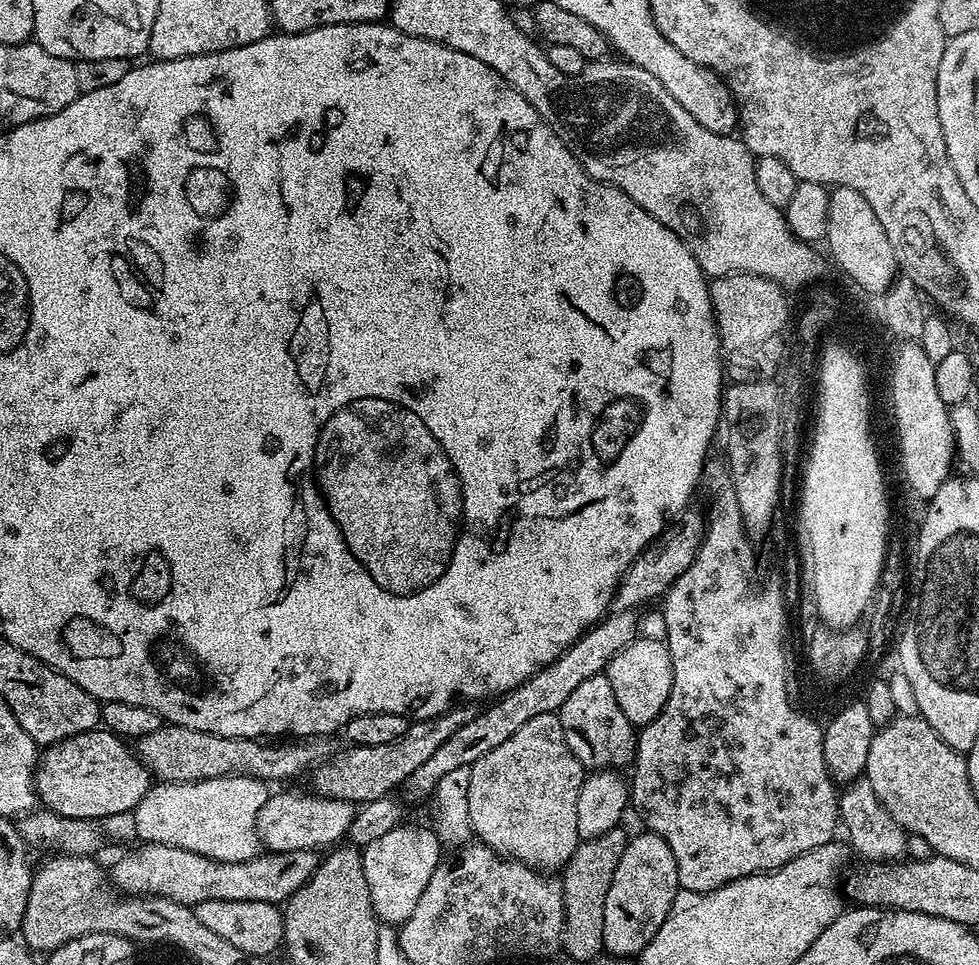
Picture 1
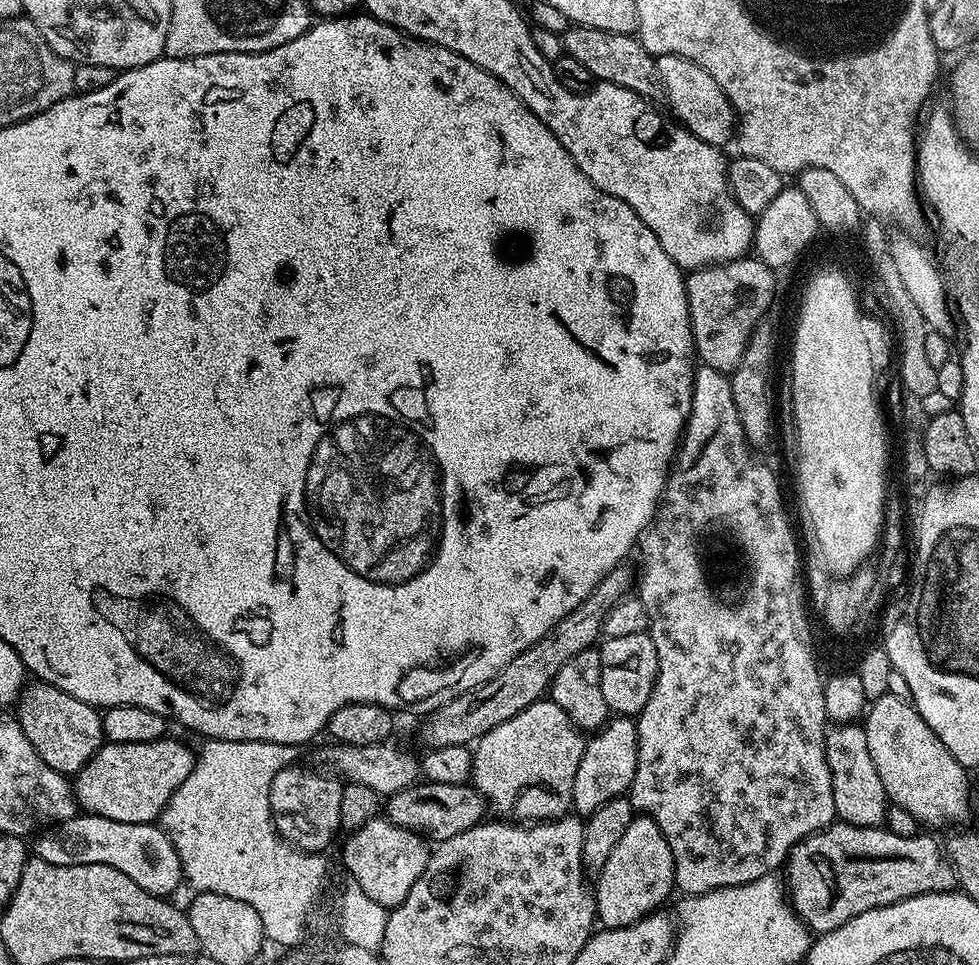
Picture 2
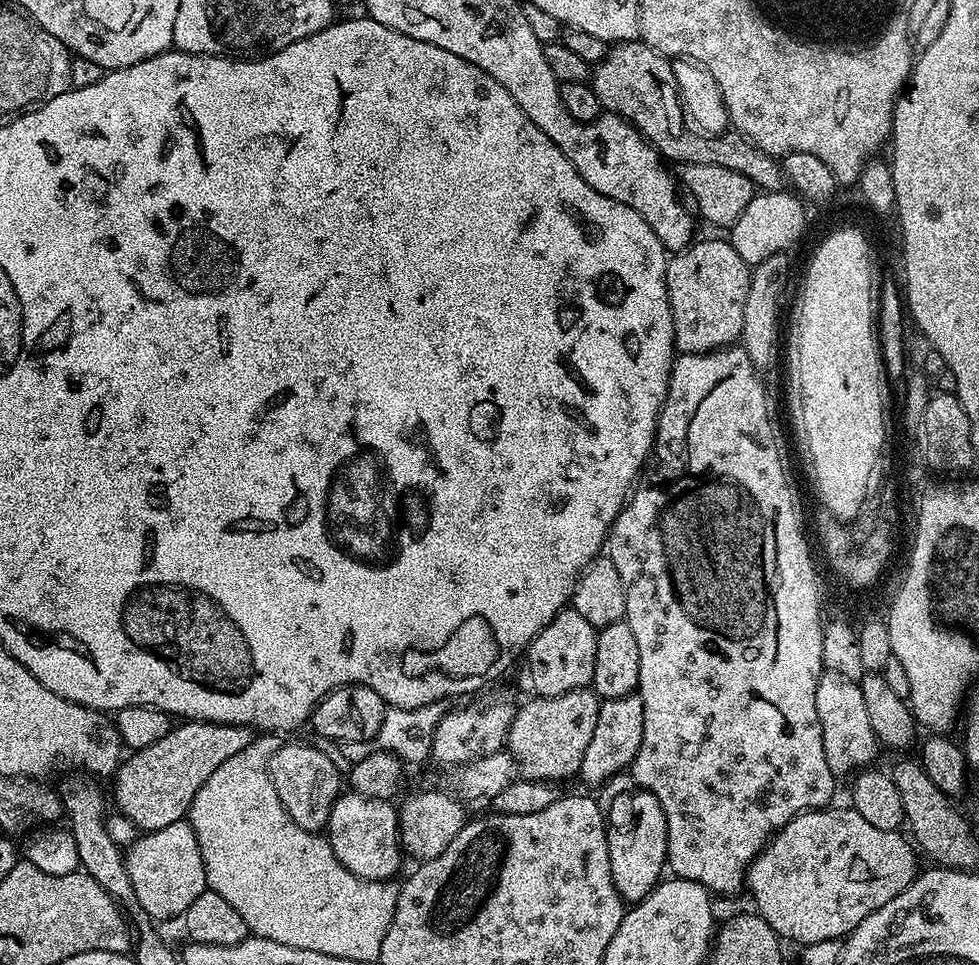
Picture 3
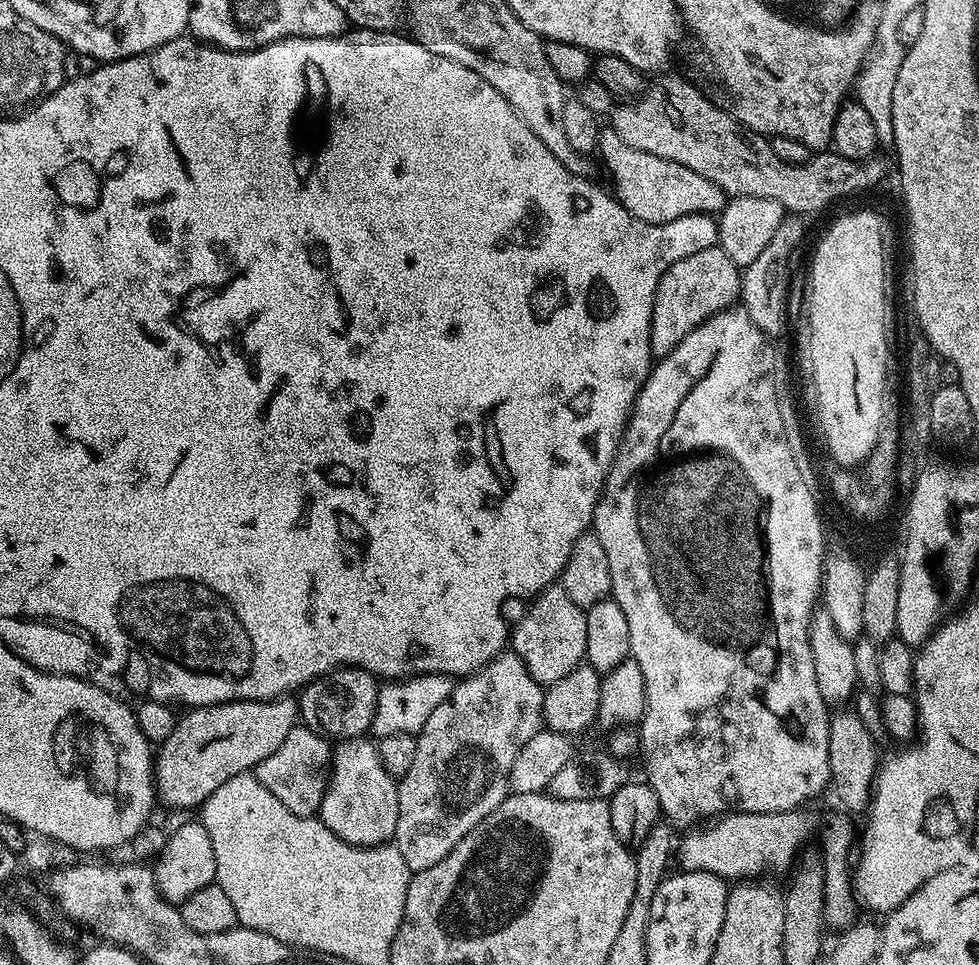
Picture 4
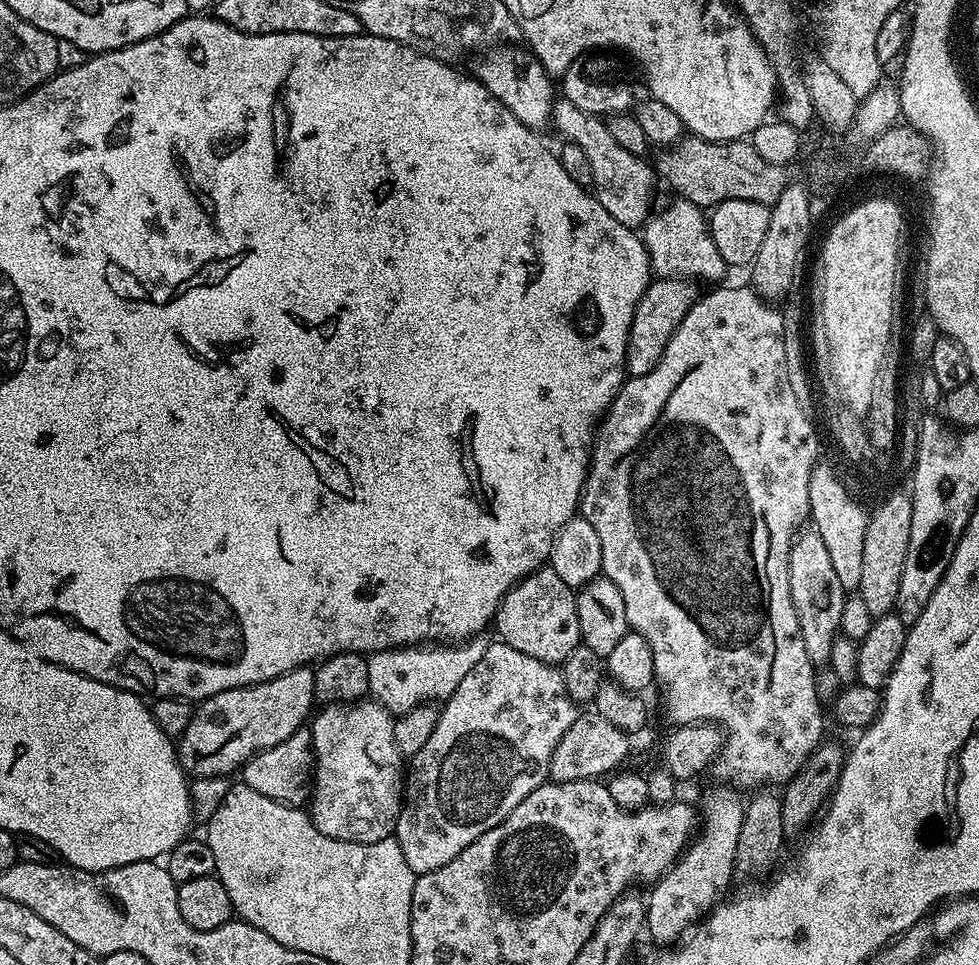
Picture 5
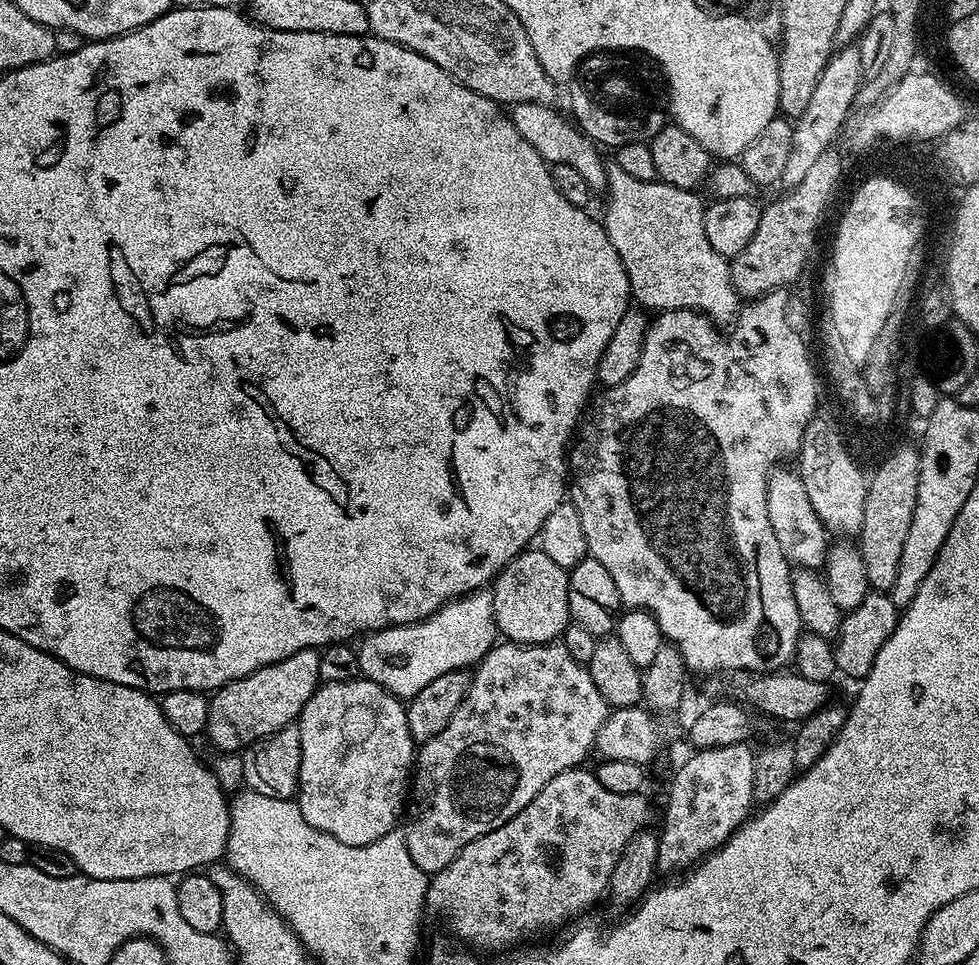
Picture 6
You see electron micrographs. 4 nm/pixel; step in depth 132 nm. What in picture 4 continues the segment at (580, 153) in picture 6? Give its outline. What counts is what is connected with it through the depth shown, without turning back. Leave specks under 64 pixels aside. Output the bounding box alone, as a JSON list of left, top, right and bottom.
[599,131,726,224]

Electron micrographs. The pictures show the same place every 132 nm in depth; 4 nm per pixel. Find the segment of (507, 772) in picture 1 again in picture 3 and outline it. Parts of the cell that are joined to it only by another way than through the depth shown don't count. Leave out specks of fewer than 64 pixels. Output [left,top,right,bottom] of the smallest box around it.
[506,687,601,782]

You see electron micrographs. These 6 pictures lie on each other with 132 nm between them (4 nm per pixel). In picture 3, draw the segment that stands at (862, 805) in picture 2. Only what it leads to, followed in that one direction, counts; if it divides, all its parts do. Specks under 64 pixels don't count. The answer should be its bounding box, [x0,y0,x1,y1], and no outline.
[814,671,878,778]

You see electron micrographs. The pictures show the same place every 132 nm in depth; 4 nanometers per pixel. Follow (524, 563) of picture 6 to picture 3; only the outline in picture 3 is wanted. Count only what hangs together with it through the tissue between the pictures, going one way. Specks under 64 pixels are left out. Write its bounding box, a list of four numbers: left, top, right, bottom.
[526,606,598,696]

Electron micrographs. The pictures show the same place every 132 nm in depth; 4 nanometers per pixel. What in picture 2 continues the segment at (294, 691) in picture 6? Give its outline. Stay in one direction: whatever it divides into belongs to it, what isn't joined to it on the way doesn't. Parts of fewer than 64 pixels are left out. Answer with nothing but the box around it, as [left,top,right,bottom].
[74,738,196,824]

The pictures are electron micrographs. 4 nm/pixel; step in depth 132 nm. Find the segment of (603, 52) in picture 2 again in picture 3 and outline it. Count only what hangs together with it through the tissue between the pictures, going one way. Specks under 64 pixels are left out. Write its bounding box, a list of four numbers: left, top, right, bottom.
[590,39,686,154]

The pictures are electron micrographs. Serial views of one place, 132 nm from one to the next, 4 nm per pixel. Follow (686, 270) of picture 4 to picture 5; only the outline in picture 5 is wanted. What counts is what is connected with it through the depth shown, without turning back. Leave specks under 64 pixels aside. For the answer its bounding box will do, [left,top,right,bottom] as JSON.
[624,278,698,377]

